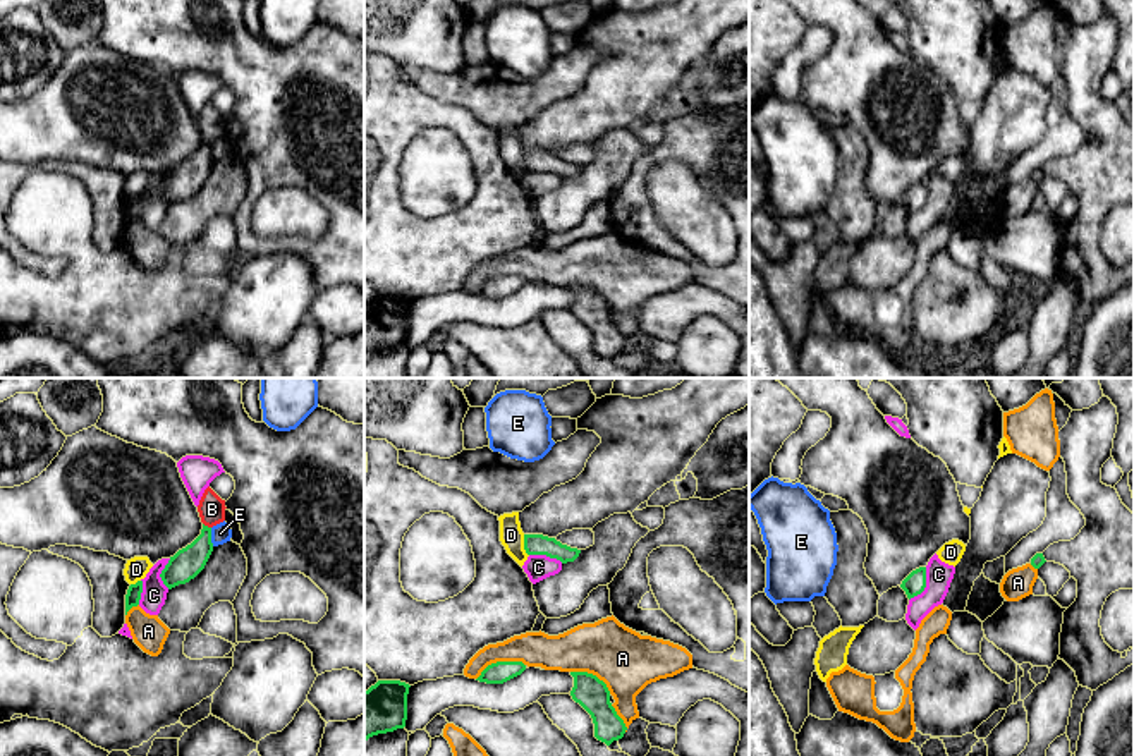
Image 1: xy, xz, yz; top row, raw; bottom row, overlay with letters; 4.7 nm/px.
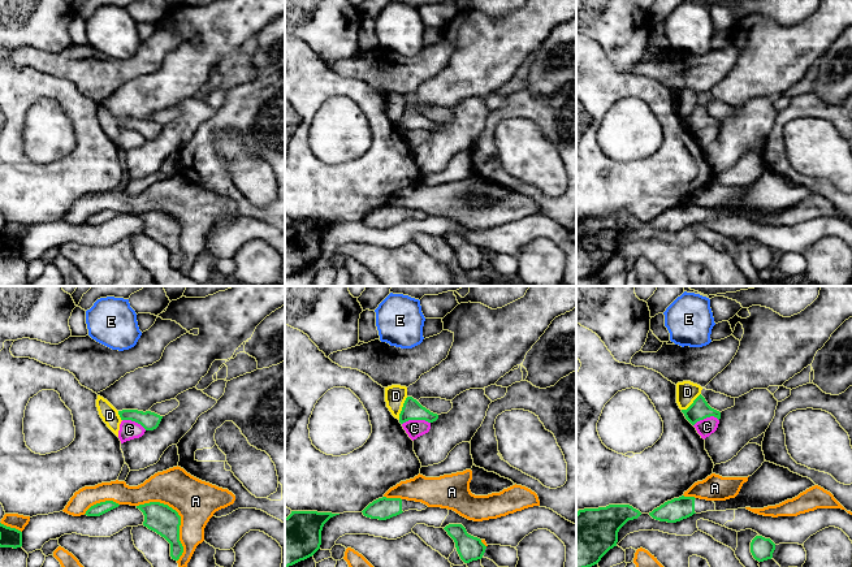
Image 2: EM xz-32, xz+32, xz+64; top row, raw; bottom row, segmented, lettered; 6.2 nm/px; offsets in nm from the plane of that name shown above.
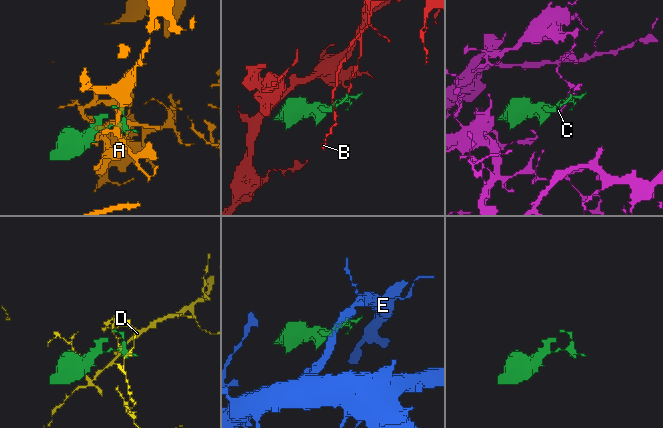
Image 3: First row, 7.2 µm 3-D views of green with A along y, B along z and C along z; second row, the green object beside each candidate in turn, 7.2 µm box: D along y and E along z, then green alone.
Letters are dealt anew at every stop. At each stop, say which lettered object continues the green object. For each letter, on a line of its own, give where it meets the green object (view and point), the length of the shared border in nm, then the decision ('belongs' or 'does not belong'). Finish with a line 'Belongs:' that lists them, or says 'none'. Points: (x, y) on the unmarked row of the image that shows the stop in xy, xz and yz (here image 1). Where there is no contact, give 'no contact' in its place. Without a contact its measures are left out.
A: contact xz (499, 277); length 240 nm; does not belong
B: contact xy (207, 141); length 50 nm; does not belong
C: contact yz (925, 201); length 180 nm; does not belong
D: contact xz (524, 160); length 110 nm; does not belong
E: contact xy (210, 152); length 90 nm; does not belong
Belongs: none

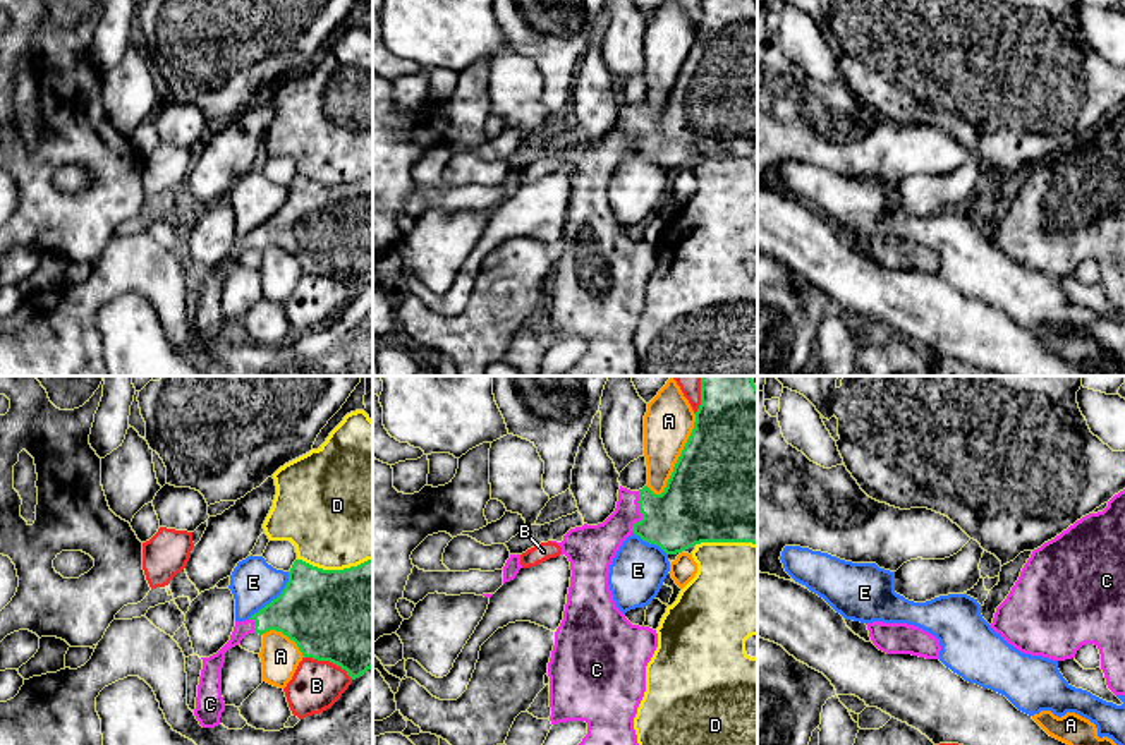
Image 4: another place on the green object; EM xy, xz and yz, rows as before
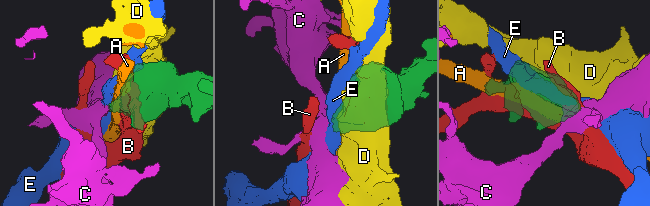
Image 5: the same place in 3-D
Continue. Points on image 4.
A: contact xz (679, 72); length 440 nm; does not belong
B: contact xy (328, 275); length 260 nm; does not belong
C: contact xz (641, 127); length 190 nm; belongs
D: contact xy (335, 186); length 360 nm; does not belong
E: contact xy (273, 215); length 300 nm; does not belong
Belongs: C

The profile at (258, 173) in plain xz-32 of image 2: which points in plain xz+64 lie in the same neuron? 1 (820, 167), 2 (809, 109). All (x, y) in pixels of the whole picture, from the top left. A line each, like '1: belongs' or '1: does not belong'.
1: belongs
2: does not belong

